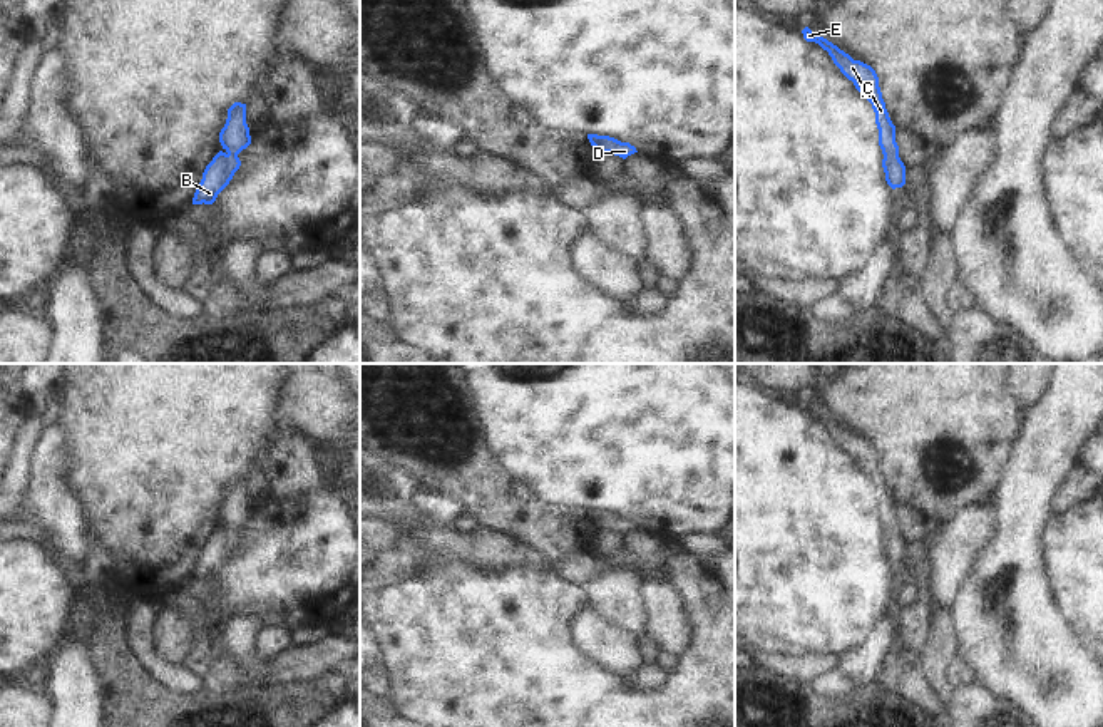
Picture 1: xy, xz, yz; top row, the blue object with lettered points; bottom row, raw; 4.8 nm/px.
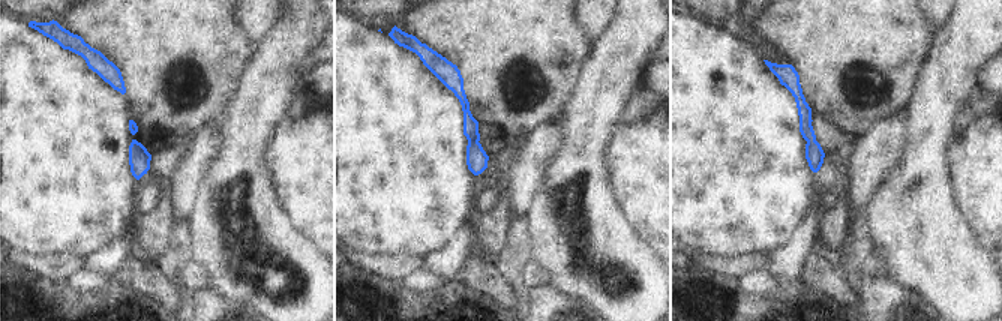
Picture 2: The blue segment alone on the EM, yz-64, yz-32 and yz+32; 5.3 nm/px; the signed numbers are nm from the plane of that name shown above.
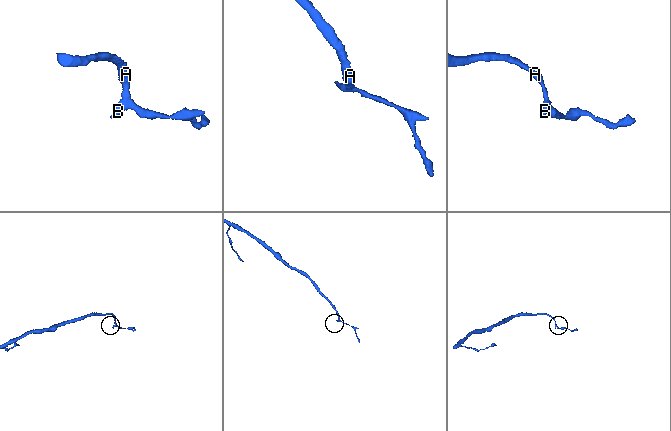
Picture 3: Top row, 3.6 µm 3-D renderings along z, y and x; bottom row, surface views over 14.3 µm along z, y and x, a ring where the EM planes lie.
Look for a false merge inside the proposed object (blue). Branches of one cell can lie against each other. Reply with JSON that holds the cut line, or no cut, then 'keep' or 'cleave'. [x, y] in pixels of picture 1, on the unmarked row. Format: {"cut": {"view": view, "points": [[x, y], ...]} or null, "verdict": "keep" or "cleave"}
{"cut": null, "verdict": "keep"}

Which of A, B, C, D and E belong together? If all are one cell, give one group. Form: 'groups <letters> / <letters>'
groups A B C D E

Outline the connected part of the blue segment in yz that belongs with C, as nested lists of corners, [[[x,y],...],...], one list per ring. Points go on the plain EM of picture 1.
[[[805,402],[802,409],[807,417],[815,417],[827,425],[840,447],[852,456],[855,464],[872,479],[879,504],[879,521],[884,529],[882,543],[885,548],[885,556],[892,565],[902,563],[905,559],[905,541],[899,533],[895,501],[892,499],[885,484],[875,446],[860,436],[854,436],[849,429],[840,425],[827,414],[813,409],[808,402]]]

